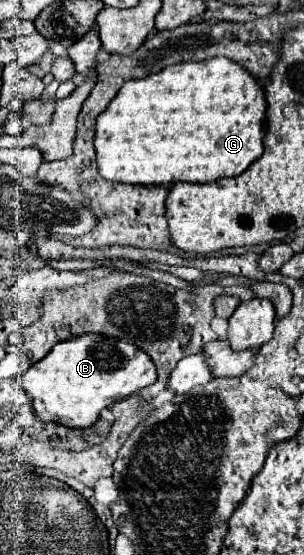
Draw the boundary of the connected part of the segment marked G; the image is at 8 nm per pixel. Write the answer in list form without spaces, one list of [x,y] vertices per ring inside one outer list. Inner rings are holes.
[[[227,57],[165,67],[151,77],[123,85],[109,107],[97,117],[95,149],[99,173],[115,183],[147,187],[179,181],[213,183],[223,177],[235,177],[263,155],[265,109],[265,91],[259,81]]]

